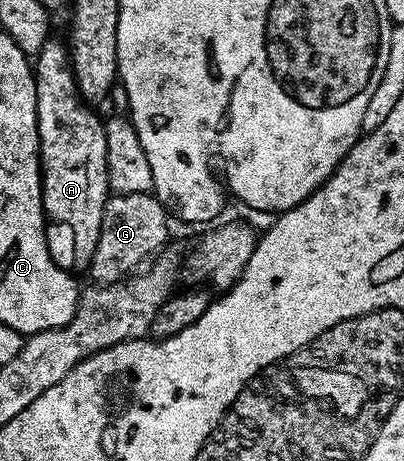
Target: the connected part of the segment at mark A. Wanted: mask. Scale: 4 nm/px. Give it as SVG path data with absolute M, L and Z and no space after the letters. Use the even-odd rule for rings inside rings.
M51 39L43 43L43 47L35 55L35 76L37 79L37 134L39 135L39 147L41 148L41 194L43 195L43 207L45 208L45 238L47 247L51 251L51 259L61 269L70 271L88 270L91 259L95 255L95 247L99 243L99 231L103 223L103 207L109 200L109 180L107 179L107 135L105 134L105 121L97 113L92 113L90 106L81 100L81 92L77 90L77 80L73 74L73 65L69 62L69 47L64 40Z

